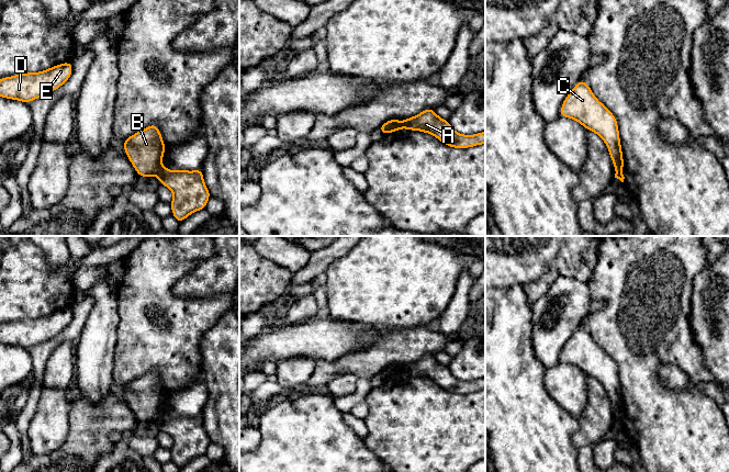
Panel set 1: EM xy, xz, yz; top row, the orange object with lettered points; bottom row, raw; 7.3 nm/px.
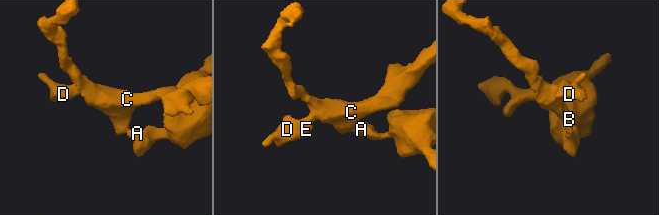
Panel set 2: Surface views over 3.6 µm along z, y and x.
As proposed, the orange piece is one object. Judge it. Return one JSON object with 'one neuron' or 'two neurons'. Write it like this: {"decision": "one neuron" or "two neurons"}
{"decision": "two neurons"}

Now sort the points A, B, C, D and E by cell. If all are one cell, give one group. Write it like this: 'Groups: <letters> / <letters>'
Groups: A / B C D E

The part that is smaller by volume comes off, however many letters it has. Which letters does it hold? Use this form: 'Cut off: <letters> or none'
Cut off: A

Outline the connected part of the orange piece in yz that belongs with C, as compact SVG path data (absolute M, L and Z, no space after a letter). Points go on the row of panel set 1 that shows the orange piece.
M580 80L565 97L559 115L573 119L587 131L601 136L608 148L615 171L623 173L624 157L617 120L609 109L597 100L584 80Z

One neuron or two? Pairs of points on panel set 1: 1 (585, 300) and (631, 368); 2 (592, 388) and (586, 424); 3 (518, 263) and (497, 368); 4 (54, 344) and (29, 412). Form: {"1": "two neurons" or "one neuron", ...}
{"1": "two neurons", "2": "one neuron", "3": "two neurons", "4": "one neuron"}

